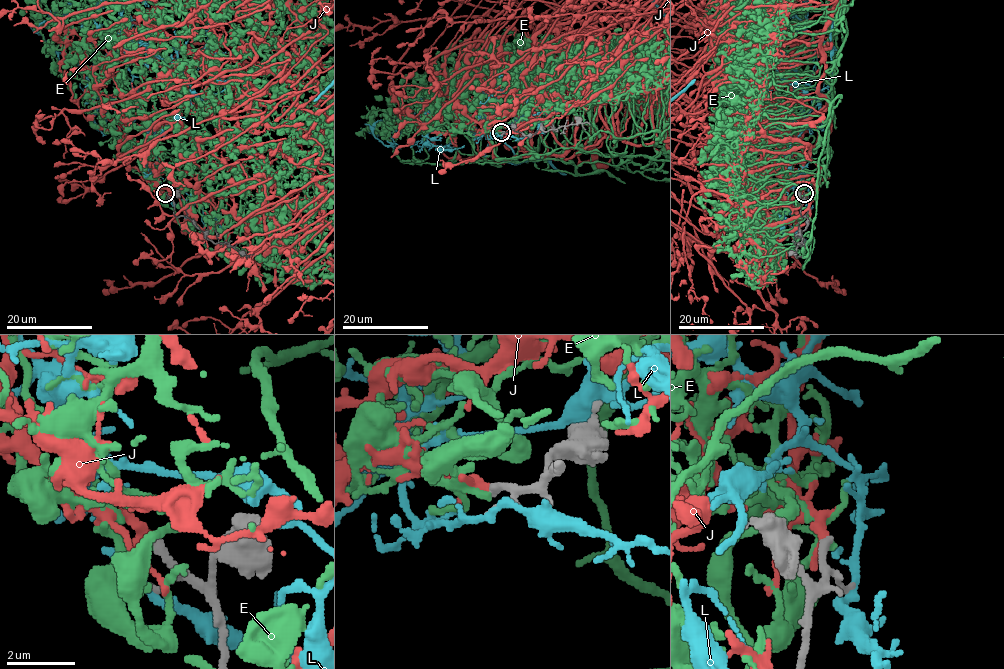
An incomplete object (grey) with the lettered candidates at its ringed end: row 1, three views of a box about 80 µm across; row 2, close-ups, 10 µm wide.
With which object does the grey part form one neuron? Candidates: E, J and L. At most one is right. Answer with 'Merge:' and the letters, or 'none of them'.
Merge: none of them

